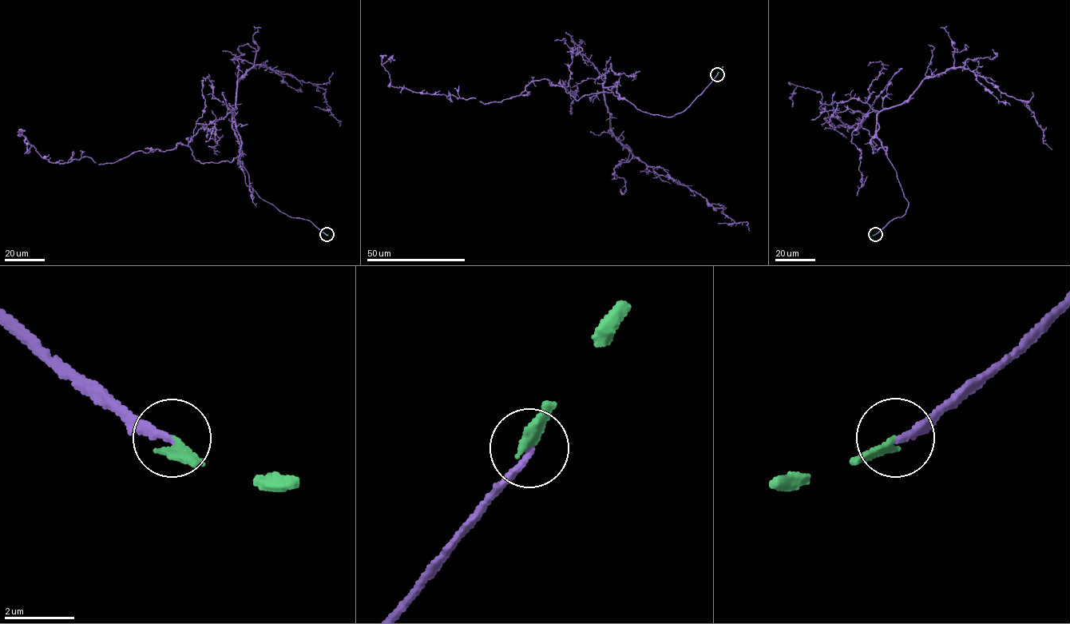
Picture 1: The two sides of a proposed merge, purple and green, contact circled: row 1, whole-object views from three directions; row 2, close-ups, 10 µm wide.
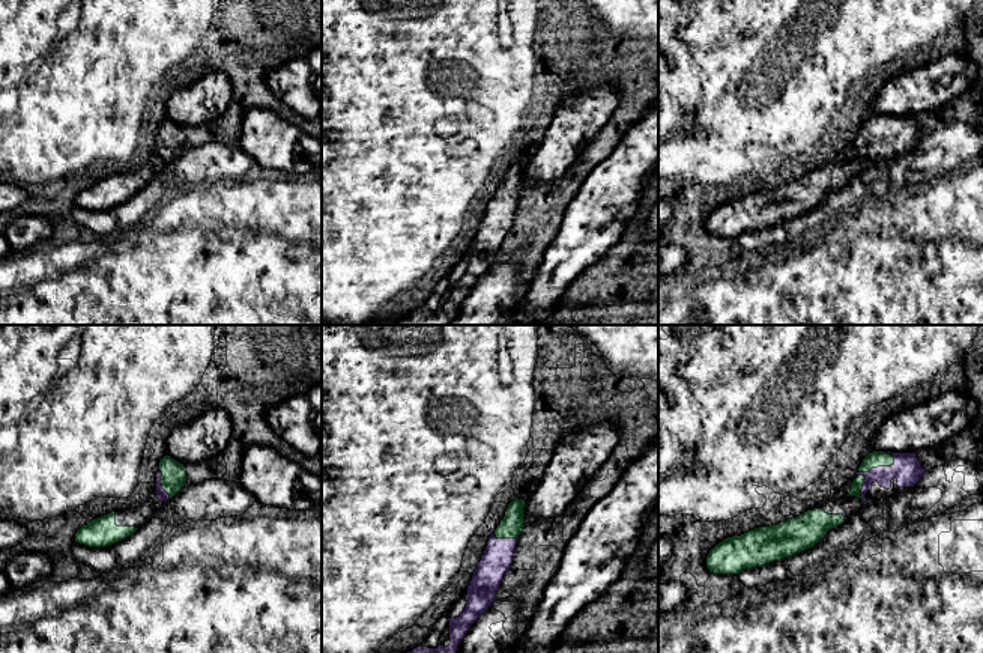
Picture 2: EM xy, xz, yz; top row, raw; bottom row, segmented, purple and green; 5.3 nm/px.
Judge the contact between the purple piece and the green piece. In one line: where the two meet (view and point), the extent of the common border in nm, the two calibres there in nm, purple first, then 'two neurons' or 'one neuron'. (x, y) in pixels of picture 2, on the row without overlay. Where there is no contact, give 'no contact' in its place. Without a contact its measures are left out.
contact yz (872, 131); length 300 nm; calibres 150 and 90 nm; one neuron

